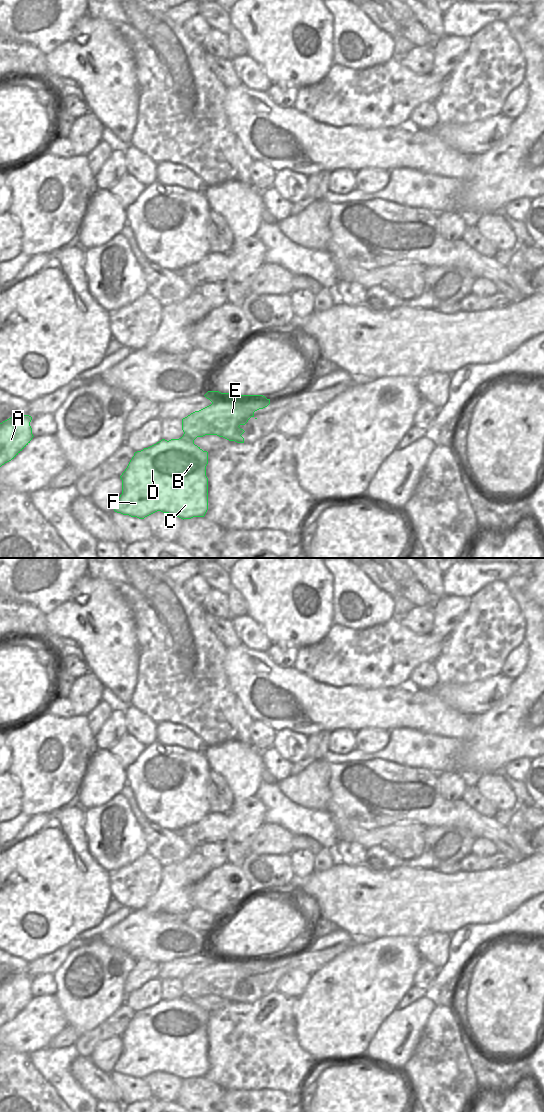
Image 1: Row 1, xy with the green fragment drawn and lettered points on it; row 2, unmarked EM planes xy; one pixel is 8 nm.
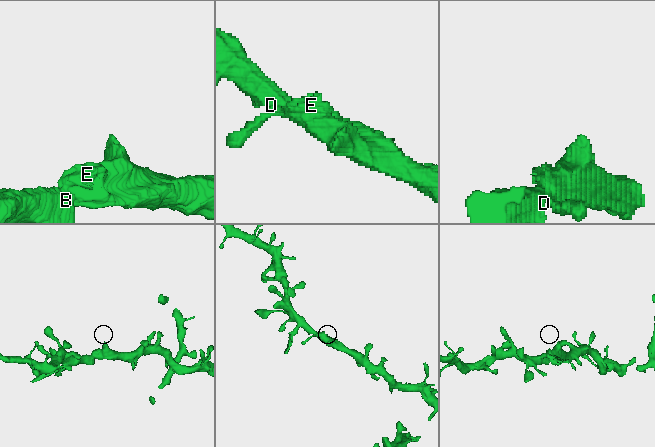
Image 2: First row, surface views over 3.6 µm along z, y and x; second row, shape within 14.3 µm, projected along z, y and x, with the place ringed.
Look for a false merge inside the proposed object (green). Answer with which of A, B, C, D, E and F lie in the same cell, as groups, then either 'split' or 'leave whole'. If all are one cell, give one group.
groups A B C D E F; leave whole

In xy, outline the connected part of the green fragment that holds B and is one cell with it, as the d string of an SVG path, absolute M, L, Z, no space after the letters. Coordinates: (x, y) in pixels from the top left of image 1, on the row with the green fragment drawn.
M208 391L204 396L212 404L182 419L184 434L181 438L169 441L162 439L156 444L134 453L127 468L120 476L122 494L114 506L115 512L139 519L144 519L157 511L175 515L183 520L205 516L208 510L208 478L206 476L208 452L195 445L194 440L205 435L217 435L229 441L244 443L244 438L241 435L245 431L239 426L245 425L251 417L254 417L255 411L267 407L270 404L270 399L263 395L233 395L219 391Z

